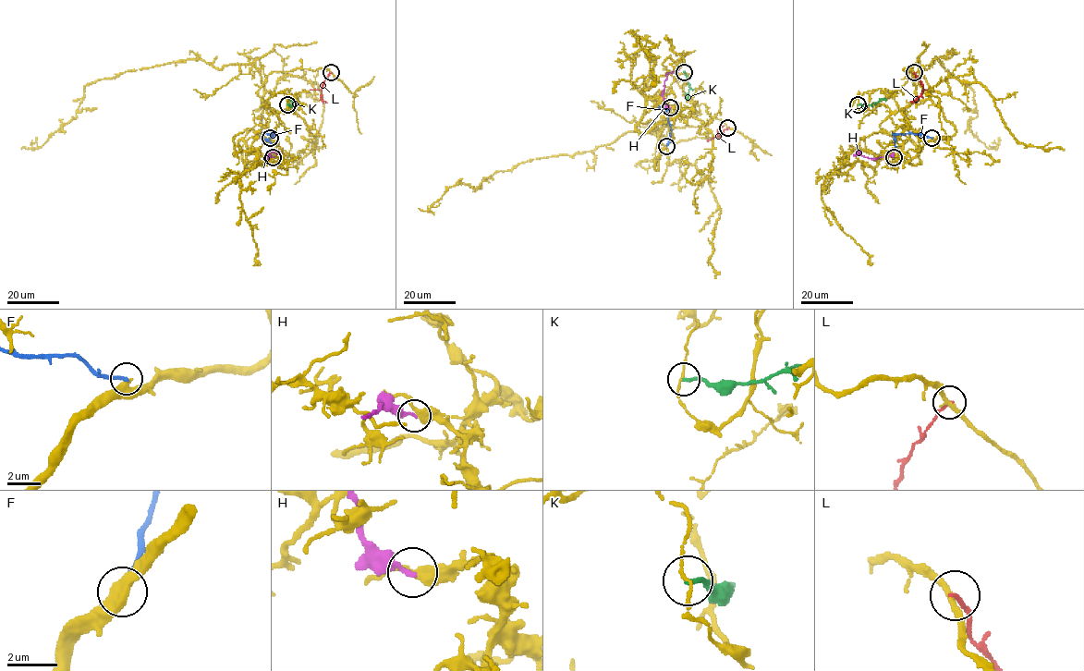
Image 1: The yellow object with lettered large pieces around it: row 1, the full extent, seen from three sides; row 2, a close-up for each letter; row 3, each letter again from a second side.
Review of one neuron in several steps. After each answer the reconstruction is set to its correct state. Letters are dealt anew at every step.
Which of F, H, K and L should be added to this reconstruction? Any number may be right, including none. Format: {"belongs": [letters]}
{"belongs": []}

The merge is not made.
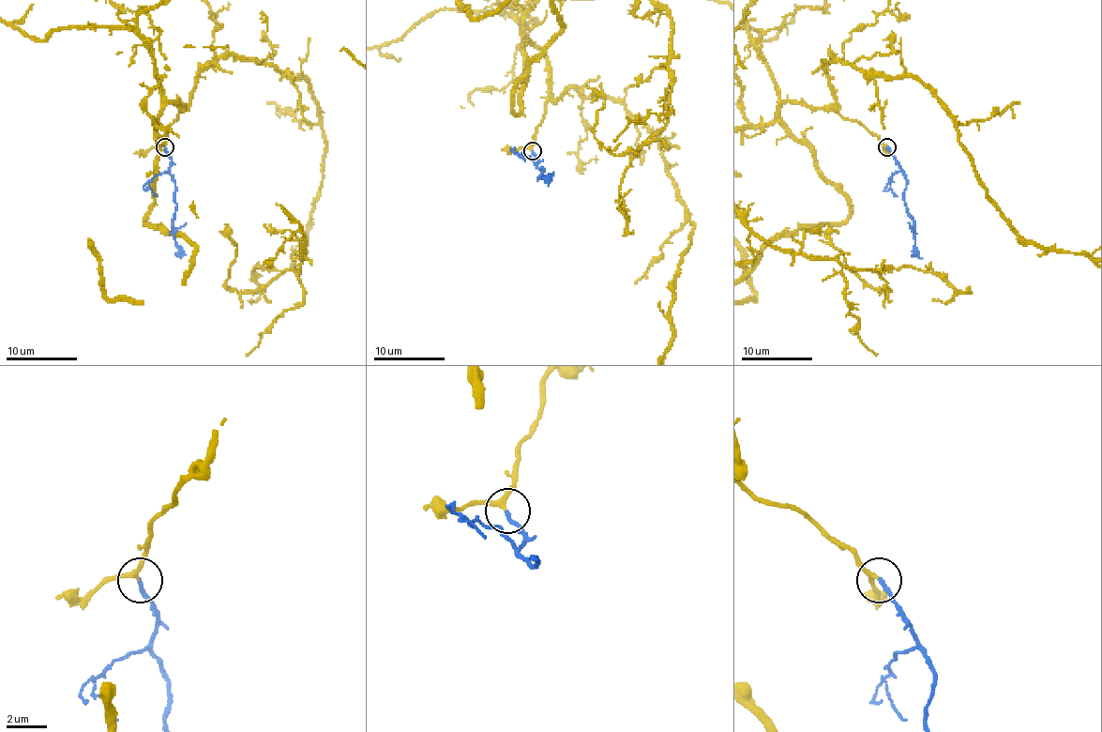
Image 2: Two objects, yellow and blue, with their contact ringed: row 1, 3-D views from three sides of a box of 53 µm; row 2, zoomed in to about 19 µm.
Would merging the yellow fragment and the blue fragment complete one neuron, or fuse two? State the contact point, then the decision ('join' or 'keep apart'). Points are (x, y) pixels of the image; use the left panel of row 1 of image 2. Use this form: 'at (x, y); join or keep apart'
at (165, 146); join

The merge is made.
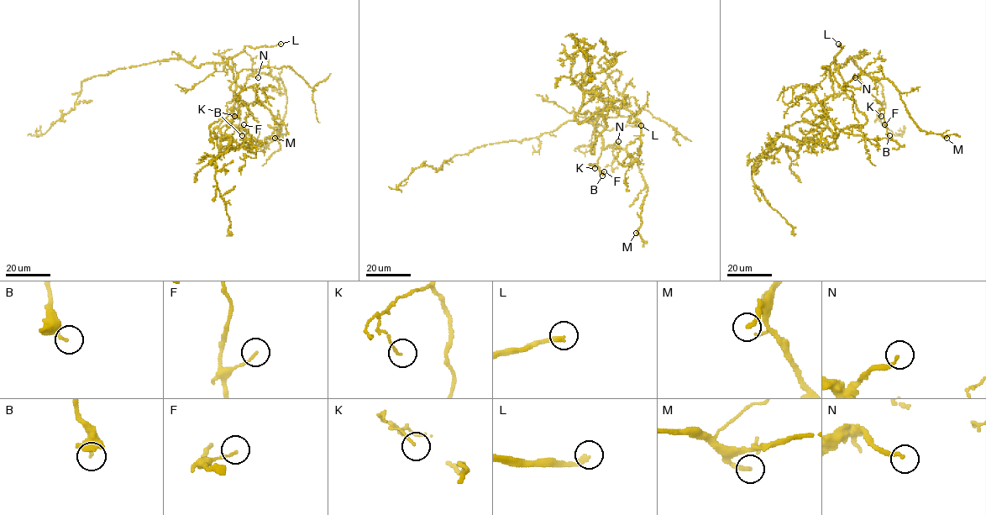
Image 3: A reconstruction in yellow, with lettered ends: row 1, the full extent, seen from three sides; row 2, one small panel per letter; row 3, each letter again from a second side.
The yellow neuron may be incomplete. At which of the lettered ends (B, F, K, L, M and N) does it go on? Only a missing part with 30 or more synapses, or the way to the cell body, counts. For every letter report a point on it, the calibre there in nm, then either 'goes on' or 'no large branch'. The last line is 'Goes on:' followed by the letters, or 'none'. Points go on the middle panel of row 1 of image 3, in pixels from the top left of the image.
B: place (602, 176); calibre 260 nm; no large branch
F: place (604, 171); calibre 110 nm; no large branch
K: place (595, 168); calibre 110 nm; no large branch
L: place (641, 125); calibre 240 nm; goes on
M: place (636, 233); calibre 200 nm; goes on
N: place (618, 141); calibre 160 nm; goes on
Goes on: L, M, N

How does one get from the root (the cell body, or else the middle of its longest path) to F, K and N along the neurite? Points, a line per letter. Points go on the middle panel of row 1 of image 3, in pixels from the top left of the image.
F: (595, 142), (597, 131), (602, 140), (597, 165), (600, 173), (604, 171)
K: (595, 142), (597, 131), (601, 136), (602, 149), (597, 164), (600, 167), (592, 165), (595, 168)
N: (595, 142), (596, 131), (601, 136), (605, 149), (618, 141)

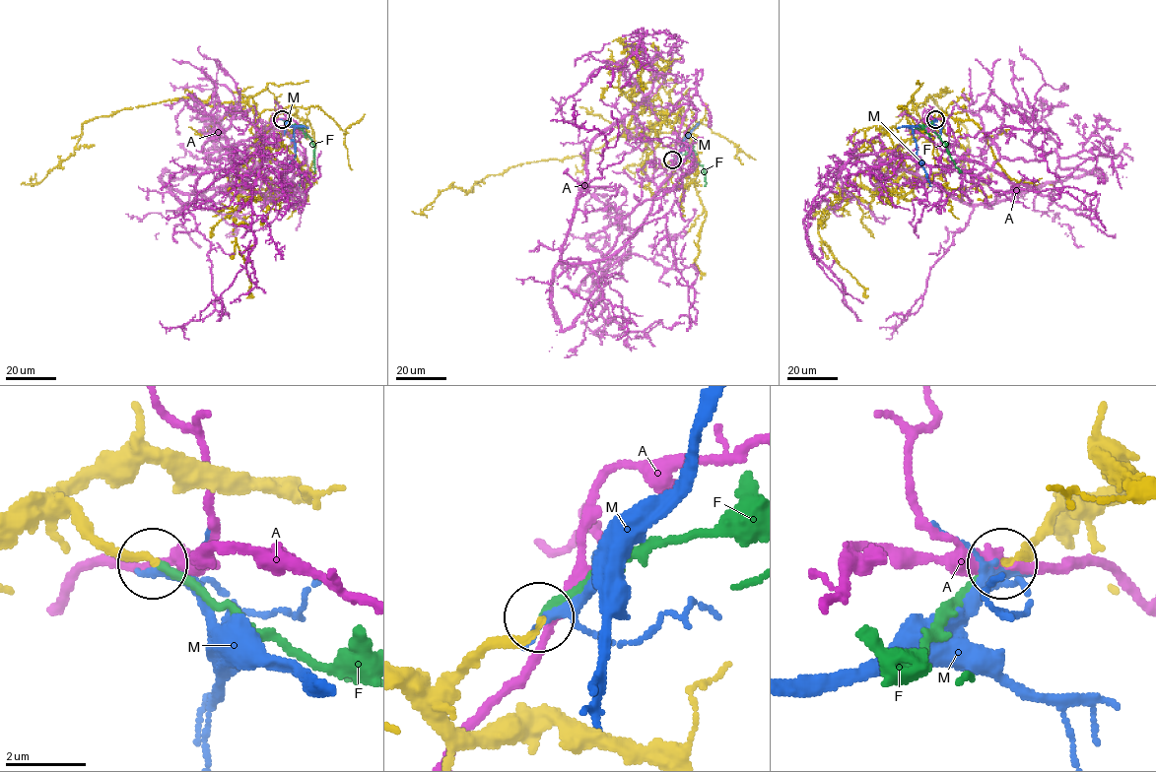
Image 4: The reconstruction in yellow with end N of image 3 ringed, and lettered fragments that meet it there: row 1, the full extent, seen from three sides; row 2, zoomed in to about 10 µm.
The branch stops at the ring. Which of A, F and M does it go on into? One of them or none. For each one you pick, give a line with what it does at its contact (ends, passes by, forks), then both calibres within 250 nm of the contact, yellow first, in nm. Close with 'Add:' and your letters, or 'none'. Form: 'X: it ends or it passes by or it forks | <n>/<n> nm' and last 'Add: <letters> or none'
F: it ends | 180/200 nm
Add: F

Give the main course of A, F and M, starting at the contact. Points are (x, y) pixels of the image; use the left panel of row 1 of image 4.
A: (282, 118), (242, 183), (170, 188), (189, 204), (203, 173), (262, 157), (252, 250), (200, 318)
F: (282, 119), (297, 126), (311, 140), (314, 171)
M: (281, 119), (297, 126), (294, 131), (296, 156), (294, 160), (301, 177), (299, 186)

